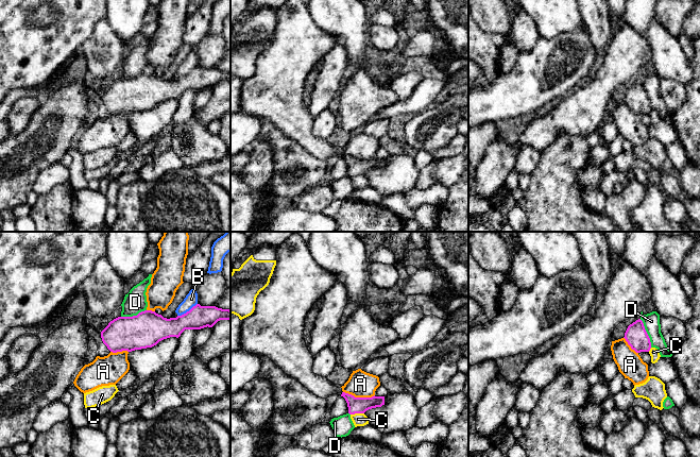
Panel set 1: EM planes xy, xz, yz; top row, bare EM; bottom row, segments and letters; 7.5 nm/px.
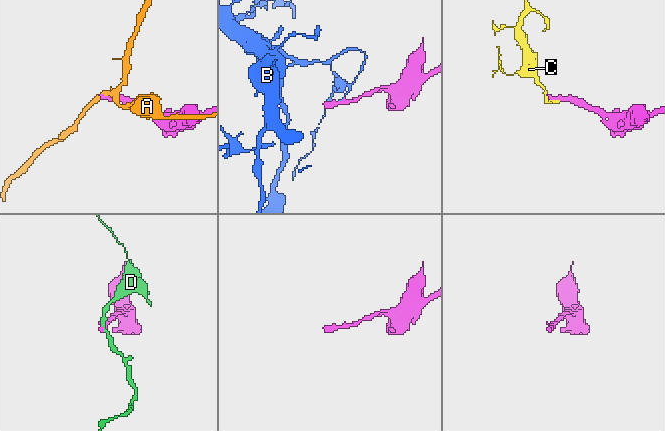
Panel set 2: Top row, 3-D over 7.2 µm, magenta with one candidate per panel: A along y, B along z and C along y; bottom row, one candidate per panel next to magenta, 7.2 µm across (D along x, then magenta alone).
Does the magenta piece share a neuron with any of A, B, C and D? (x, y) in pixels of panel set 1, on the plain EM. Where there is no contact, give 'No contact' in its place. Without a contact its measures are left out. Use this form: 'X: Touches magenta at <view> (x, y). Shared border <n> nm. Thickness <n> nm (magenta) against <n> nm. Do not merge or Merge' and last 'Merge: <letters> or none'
A: Touches magenta at xz (359, 159). Shared border 240 nm. Thickness 130 nm (magenta) against 200 nm. Do not merge
B: Touches magenta at xy (187, 73). Shared border 180 nm. Thickness 180 nm (magenta) against 100 nm. Do not merge
C: Touches magenta at xz (357, 174). Shared border 110 nm. Thickness 130 nm (magenta) against 100 nm. Do not merge
D: Touches magenta at yz (646, 95). Shared border 240 nm. Thickness 160 nm (magenta) against 130 nm. Do not merge
Merge: none

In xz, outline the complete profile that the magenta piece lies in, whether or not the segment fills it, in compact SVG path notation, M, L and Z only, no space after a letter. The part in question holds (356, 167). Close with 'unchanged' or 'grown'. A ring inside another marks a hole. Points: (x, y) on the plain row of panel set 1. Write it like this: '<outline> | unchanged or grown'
M288 0L278 6L275 22L269 47L256 60L254 74L240 83L241 112L268 118L287 137L319 159L327 160L331 156L343 158L349 176L364 175L385 167L385 158L355 159L312 133L313 118L306 108L307 99L304 97L305 80L313 66L338 43L337 37L313 21L304 0Z | grown

